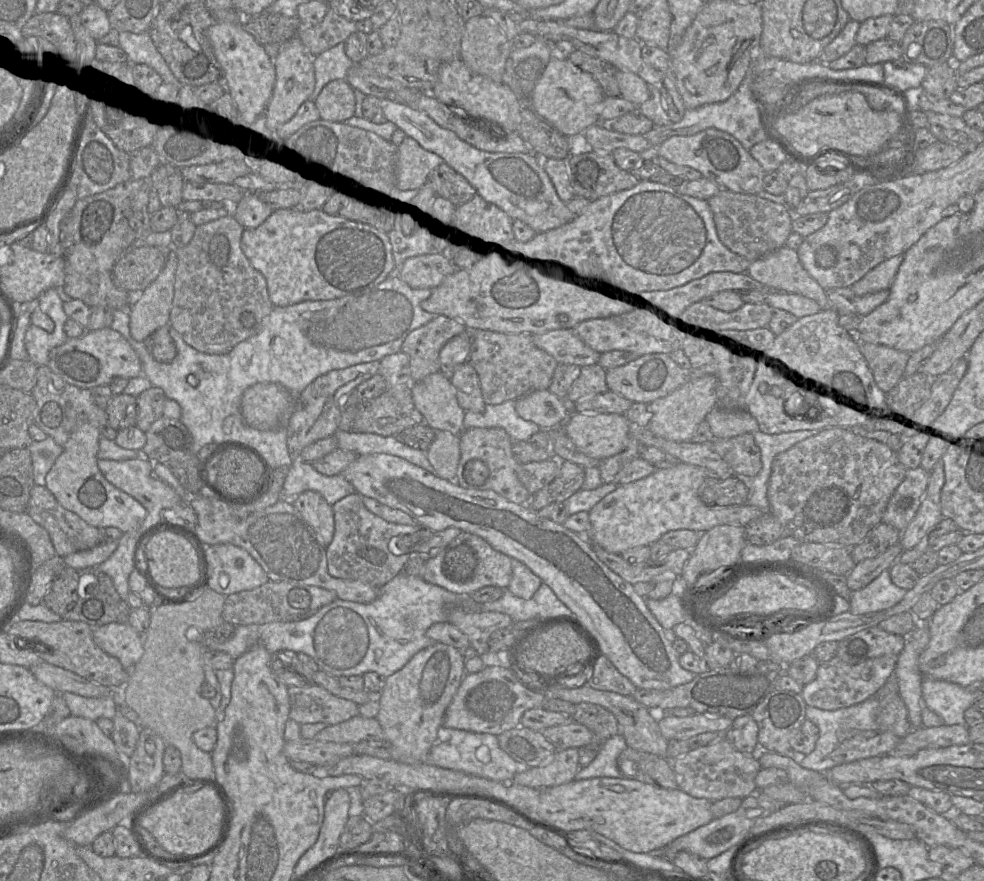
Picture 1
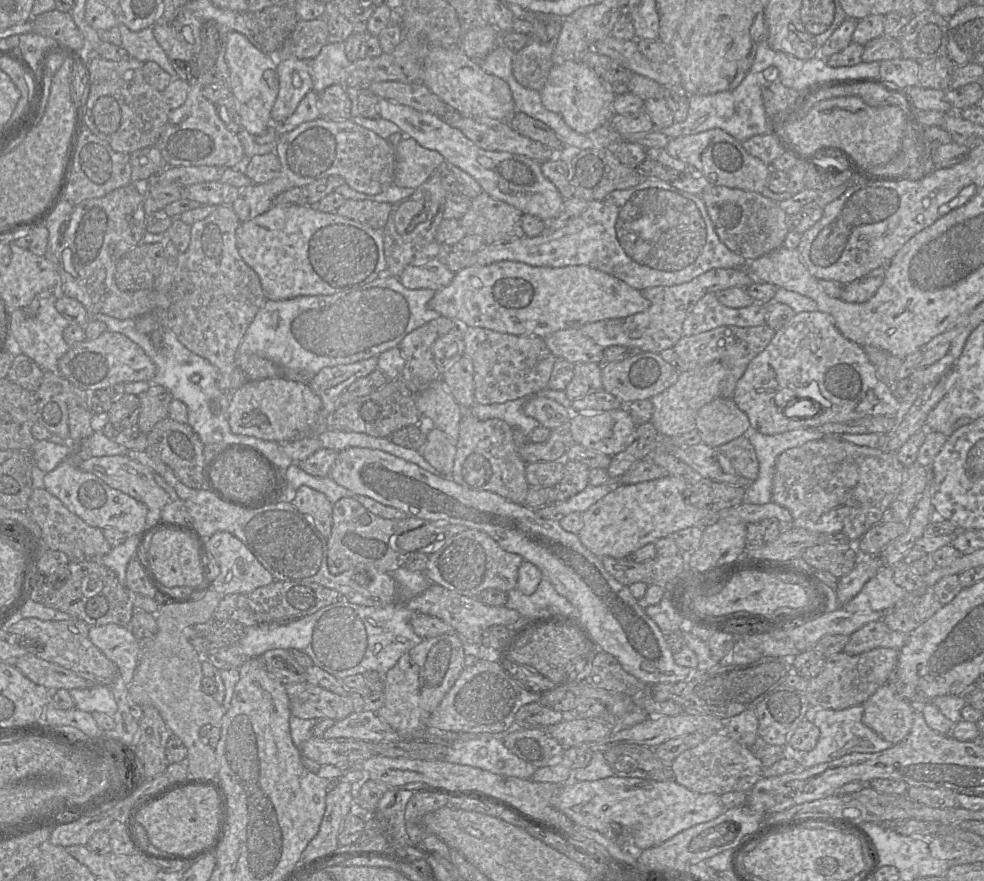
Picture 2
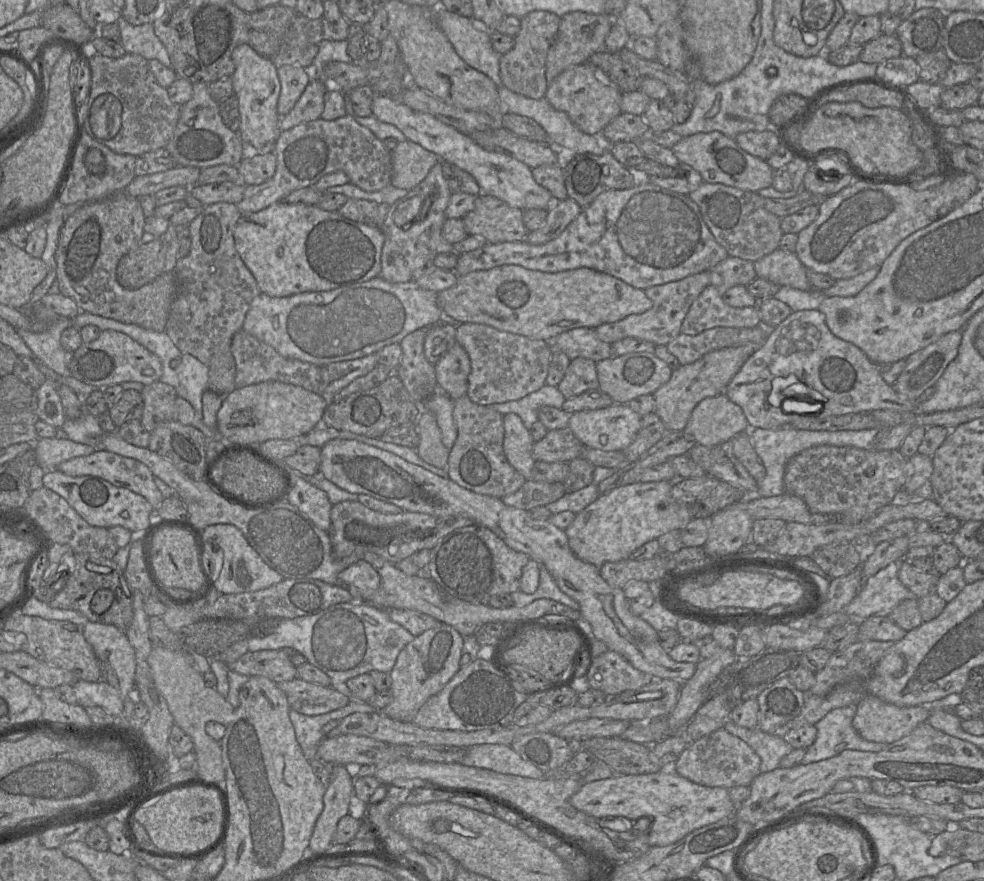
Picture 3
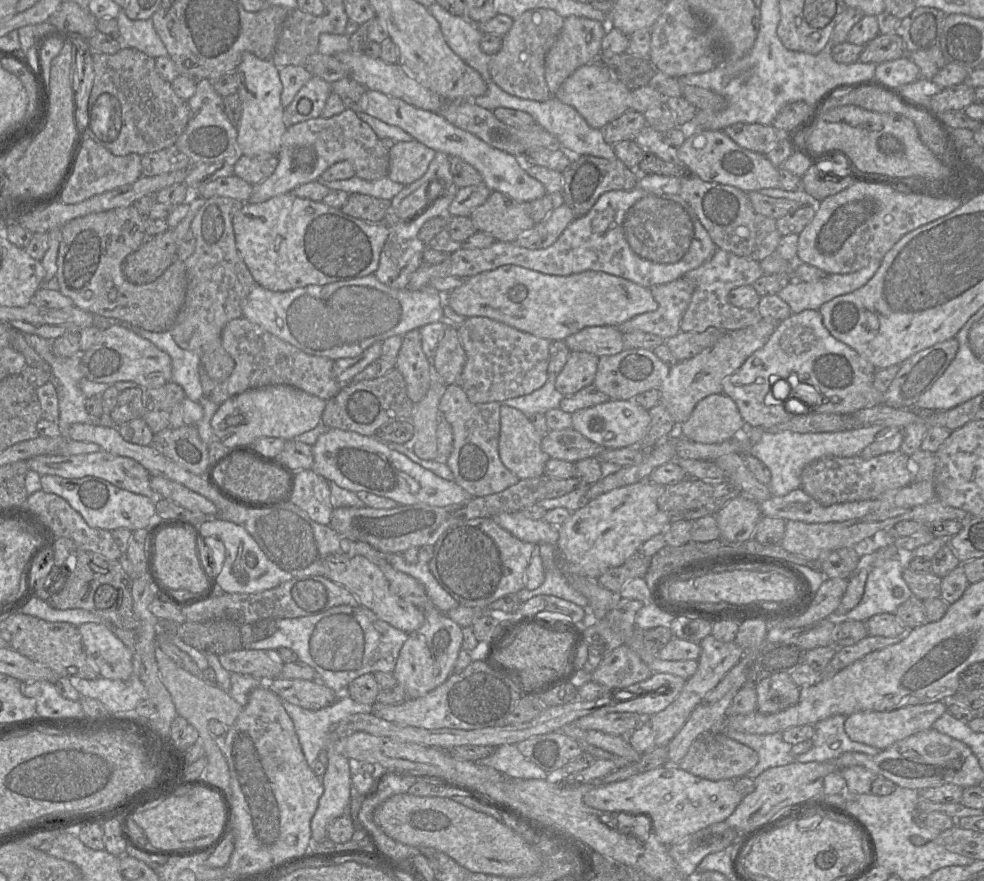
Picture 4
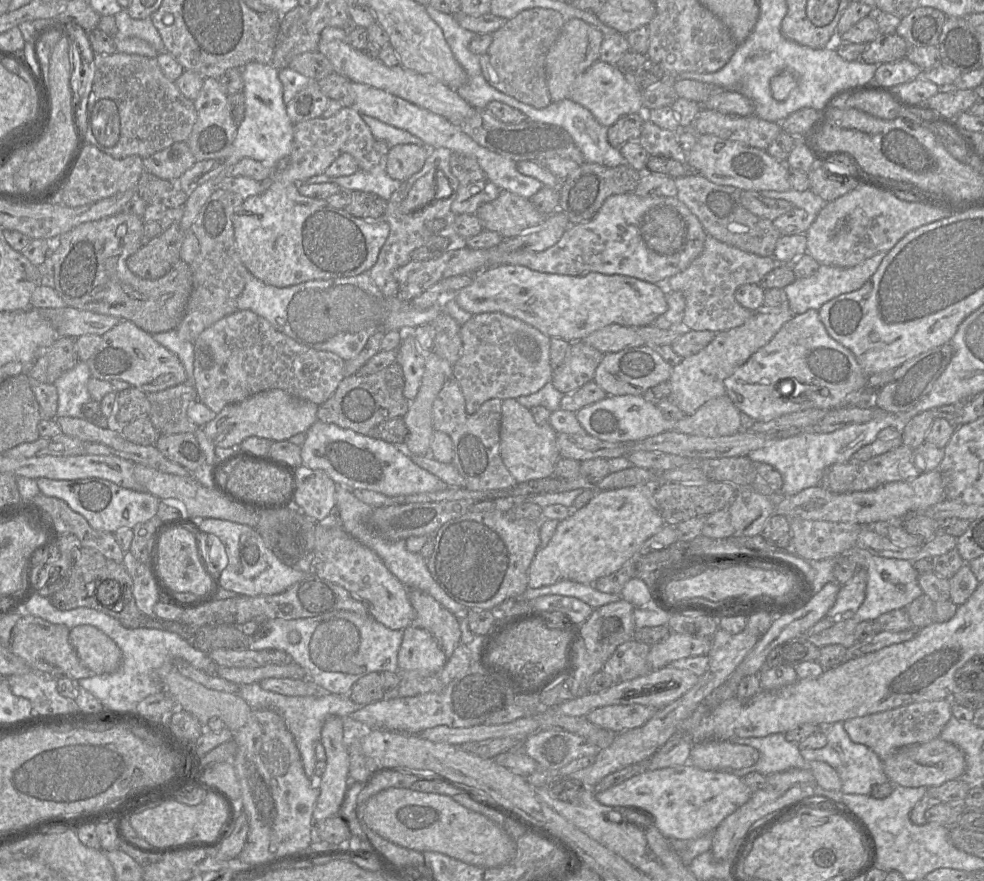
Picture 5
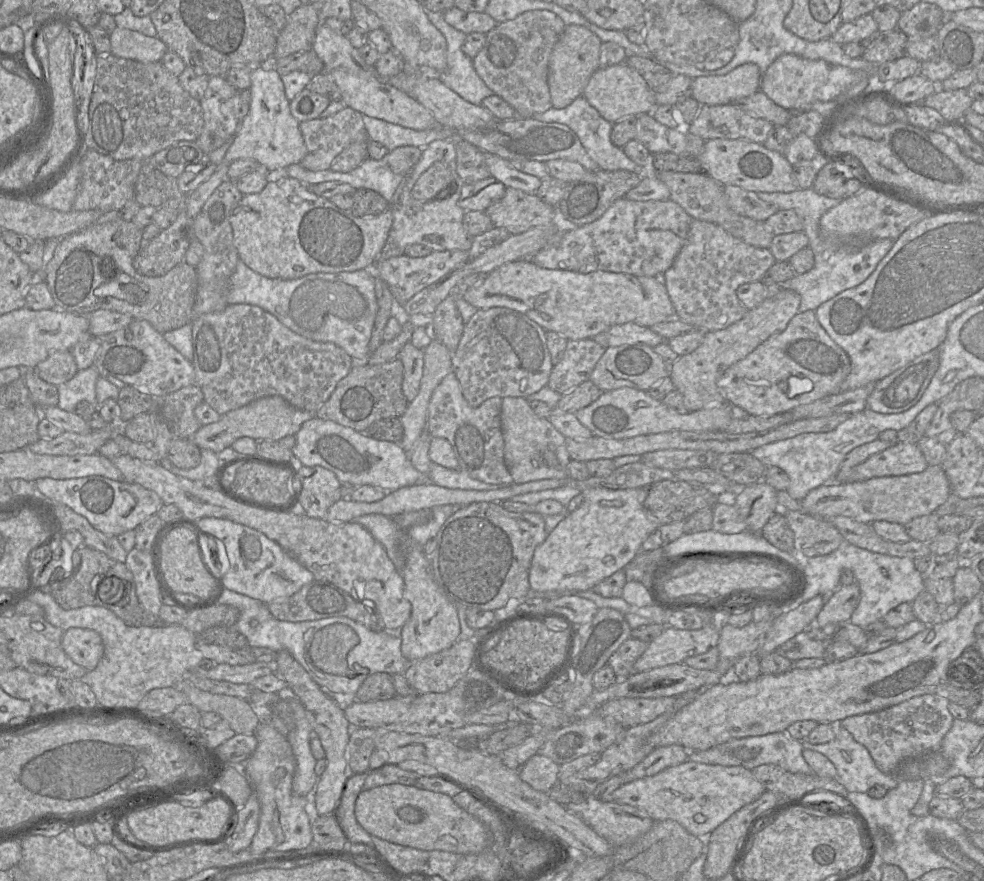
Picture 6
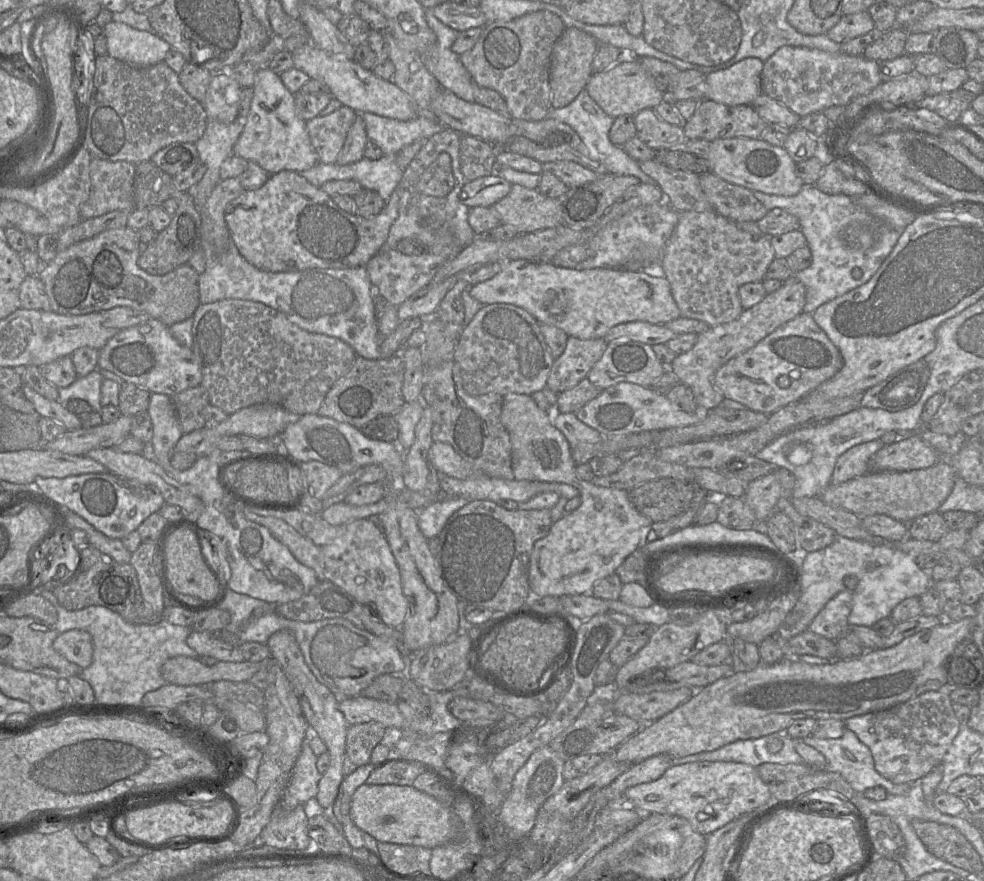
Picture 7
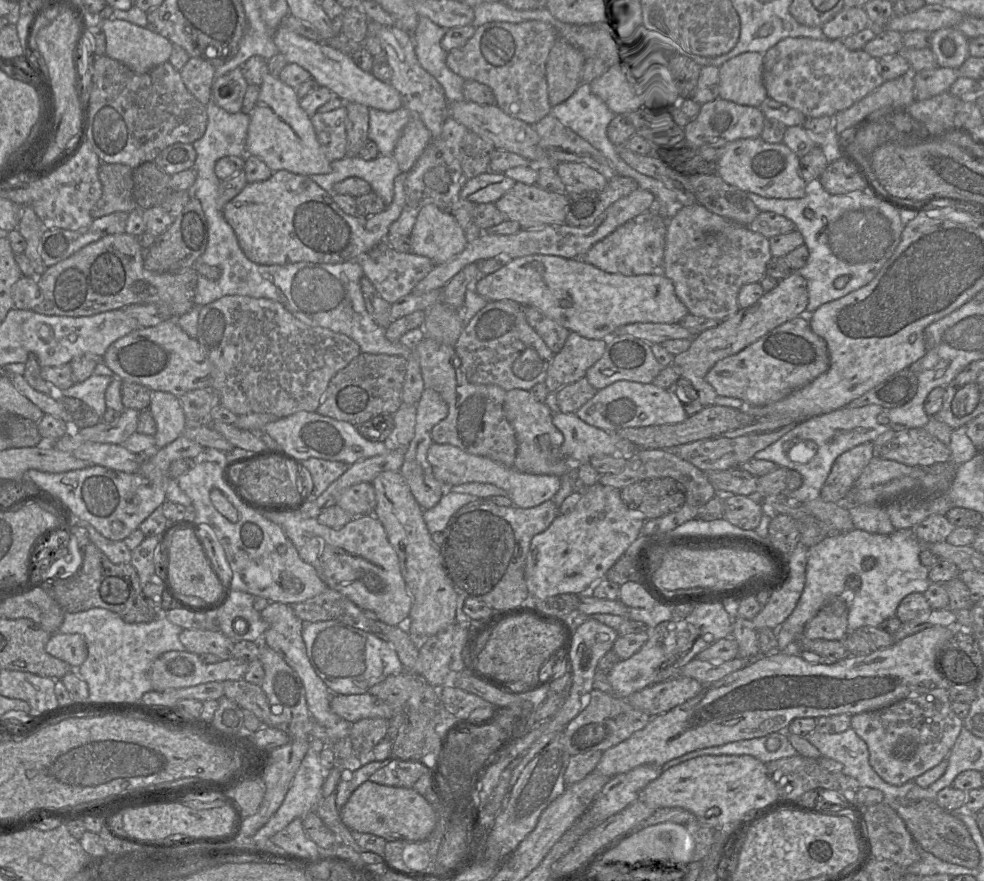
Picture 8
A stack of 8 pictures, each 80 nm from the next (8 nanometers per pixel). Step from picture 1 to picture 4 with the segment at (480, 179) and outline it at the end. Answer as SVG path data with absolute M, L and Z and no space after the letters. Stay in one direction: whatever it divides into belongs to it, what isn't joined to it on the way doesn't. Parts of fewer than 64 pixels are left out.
M369 89L363 94L360 107L363 113L401 128L414 140L435 152L457 156L469 163L478 170L483 177L483 183L491 191L502 192L520 202L530 202L547 194L544 185L526 172L525 164L521 159L489 146L472 133L454 126L438 113L419 109L399 98Z

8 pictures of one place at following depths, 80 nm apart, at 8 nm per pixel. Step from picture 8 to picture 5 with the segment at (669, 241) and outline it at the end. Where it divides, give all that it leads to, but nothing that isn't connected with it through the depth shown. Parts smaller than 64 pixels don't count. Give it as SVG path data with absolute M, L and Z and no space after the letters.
M707 234L701 254L685 270L671 276L664 283L664 288L667 291L679 291L684 295L685 330L719 333L743 325L753 314L736 301L736 289L745 284L758 284L777 265L773 256L761 257L748 253Z

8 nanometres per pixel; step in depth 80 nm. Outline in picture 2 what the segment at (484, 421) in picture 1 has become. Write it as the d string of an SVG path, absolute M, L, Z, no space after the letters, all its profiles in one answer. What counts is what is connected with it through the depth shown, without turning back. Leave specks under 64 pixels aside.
M525 396L500 404L481 405L475 403L470 411L479 420L493 418L503 420L511 428L518 428L525 436L528 436L534 428L540 425L536 419L523 412L523 406L530 397Z

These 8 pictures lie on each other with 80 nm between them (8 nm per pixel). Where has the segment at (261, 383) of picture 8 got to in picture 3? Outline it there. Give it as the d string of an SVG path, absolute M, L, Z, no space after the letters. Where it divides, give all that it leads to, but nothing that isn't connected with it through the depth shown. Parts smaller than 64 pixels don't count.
M243 329L234 335L231 342L231 352L236 363L236 388L266 381L278 381L300 386L321 396L321 367L317 365L286 358L280 355L273 347L260 341Z

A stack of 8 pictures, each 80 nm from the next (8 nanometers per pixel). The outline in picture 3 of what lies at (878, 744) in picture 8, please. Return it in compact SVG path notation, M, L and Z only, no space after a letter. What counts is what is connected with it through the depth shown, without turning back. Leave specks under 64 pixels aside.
M867 695L857 704L852 725L858 734L868 741L891 744L910 734L919 724L927 722L930 713L930 706L899 707L874 695Z

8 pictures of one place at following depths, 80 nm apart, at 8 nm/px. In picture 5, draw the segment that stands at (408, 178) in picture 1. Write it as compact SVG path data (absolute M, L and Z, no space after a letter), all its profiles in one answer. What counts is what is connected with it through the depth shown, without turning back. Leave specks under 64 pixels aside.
M424 145L393 146L384 158L385 170L392 179L403 182L421 170L429 153L430 148Z

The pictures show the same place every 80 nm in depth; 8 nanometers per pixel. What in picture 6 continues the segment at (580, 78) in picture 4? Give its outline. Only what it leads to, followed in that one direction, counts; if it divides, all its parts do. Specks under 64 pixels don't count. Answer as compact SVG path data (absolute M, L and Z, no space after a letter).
M626 63L598 68L590 77L582 95L605 120L611 123L625 116L652 113L656 106L655 92L648 87L643 77Z

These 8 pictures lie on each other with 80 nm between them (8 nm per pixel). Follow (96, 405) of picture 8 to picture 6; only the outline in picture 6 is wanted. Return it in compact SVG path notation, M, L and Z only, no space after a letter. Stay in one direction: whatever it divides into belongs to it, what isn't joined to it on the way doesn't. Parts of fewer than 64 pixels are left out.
M94 365L85 370L78 370L71 380L57 386L58 407L67 412L75 412L81 401L97 404L96 382L100 377Z

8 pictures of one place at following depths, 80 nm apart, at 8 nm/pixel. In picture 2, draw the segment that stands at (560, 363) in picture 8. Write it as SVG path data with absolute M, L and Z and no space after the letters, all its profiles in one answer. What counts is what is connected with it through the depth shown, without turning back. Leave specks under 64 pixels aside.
M576 363L573 378L564 389L566 397L573 401L602 389L600 363Z

